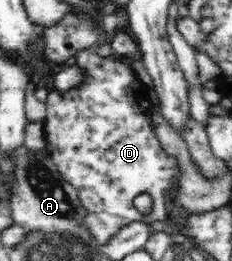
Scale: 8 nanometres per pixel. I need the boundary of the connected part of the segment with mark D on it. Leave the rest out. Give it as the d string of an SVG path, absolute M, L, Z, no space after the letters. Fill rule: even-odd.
M93 48L80 49L75 55L75 63L87 76L78 87L65 91L51 90L46 98L46 117L43 130L47 141L51 161L57 166L63 179L76 190L83 206L87 210L85 226L93 232L100 245L108 243L115 233L135 220L153 223L165 221L168 217L169 202L167 190L180 178L180 169L175 159L165 153L158 141L152 123L149 88L141 83L132 67L111 57L99 57ZM147 192L153 198L151 213L139 213L133 205L133 199L139 193Z

